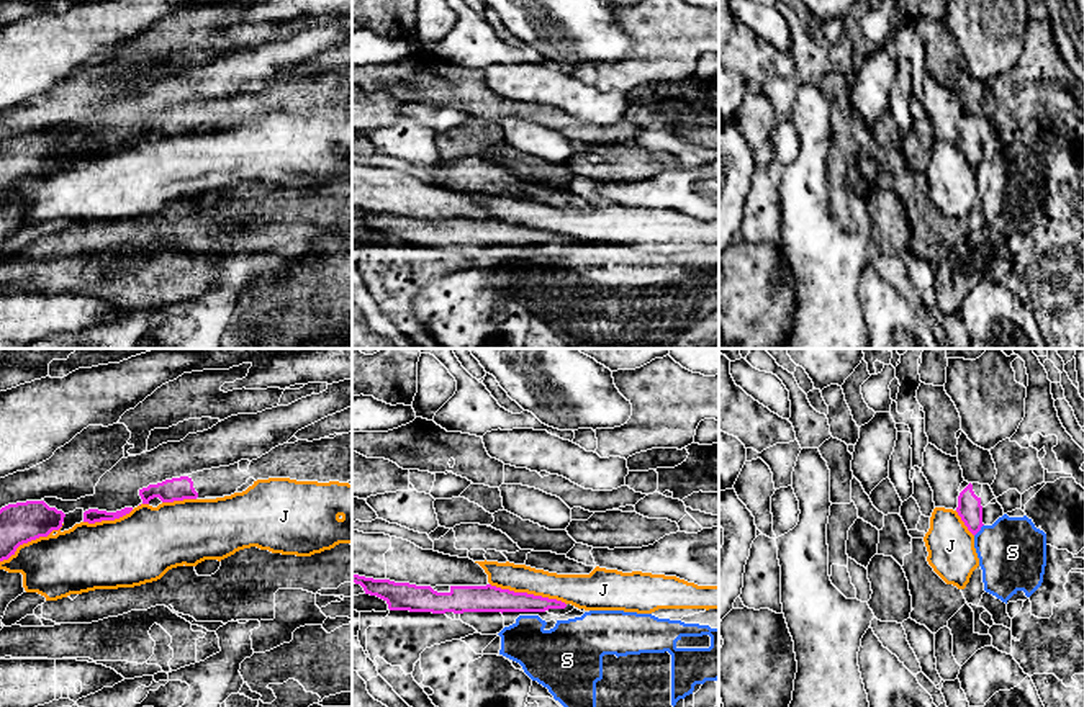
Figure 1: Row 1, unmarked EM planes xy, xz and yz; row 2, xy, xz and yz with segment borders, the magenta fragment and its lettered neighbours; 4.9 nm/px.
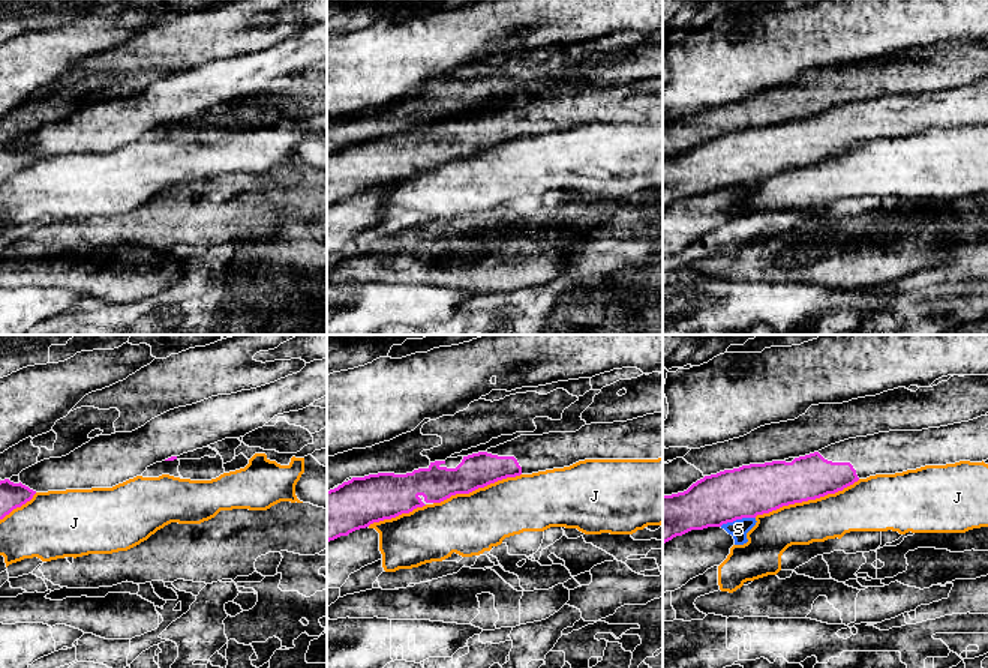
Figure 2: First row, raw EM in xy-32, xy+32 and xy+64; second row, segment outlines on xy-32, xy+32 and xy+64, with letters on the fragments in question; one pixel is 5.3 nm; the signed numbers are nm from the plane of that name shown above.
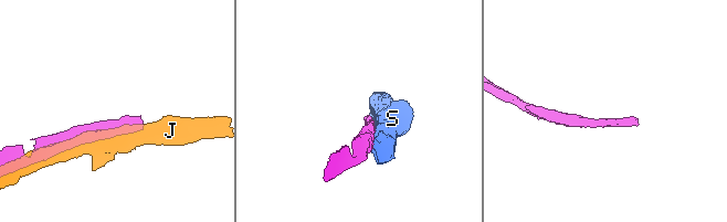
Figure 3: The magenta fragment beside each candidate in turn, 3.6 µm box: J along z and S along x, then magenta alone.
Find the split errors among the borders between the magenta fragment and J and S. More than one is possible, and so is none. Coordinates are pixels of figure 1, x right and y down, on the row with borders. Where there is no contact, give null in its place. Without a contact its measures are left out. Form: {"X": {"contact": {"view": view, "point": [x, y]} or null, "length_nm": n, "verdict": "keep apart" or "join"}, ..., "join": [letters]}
{"J": {"contact": {"view": "xz", "point": [526, 593]}, "length_nm": 400, "verdict": "keep apart"}, "S": {"contact": {"view": "yz", "point": [980, 529]}, "length_nm": 80, "verdict": "keep apart"}, "join": []}

